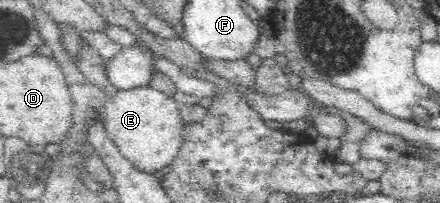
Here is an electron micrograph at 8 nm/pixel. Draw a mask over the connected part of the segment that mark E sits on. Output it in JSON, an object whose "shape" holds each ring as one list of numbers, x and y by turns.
{"shape":[[152,86,121,90,103,105,105,127,109,137,117,144,121,155,137,171,149,175,171,167,183,145,184,122,178,103,164,96]]}

